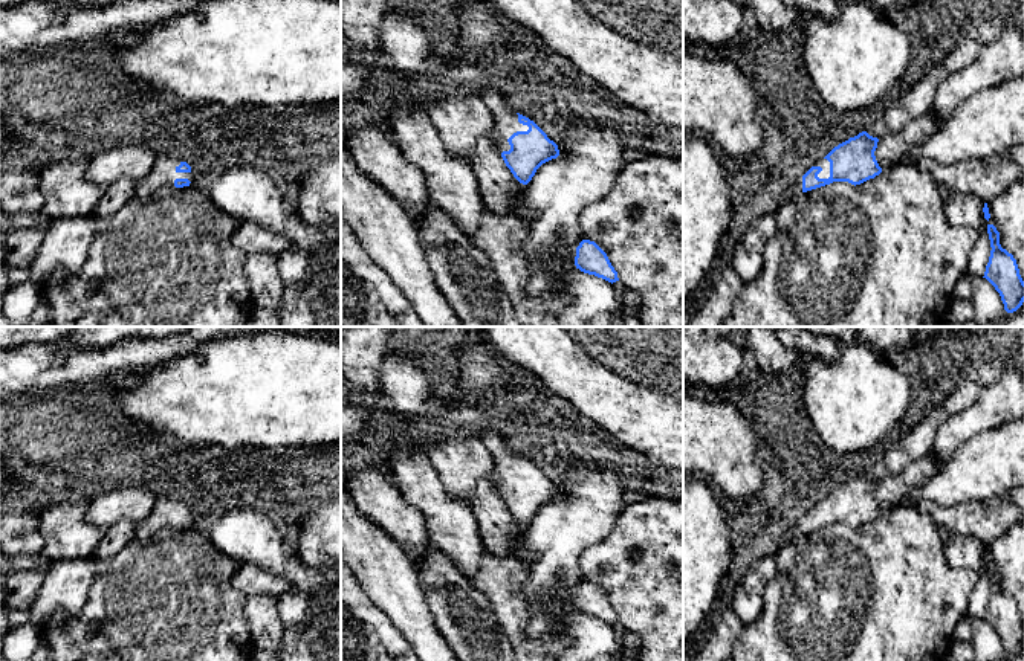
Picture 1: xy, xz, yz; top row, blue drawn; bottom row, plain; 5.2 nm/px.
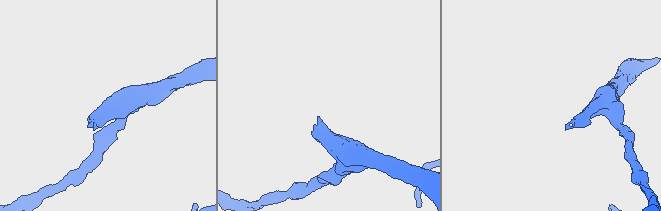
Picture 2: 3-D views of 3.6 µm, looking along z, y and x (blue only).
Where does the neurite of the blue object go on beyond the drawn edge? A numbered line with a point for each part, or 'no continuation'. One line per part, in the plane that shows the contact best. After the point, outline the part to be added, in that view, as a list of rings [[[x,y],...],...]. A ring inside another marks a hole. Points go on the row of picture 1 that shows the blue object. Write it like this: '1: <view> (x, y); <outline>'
1: xz (506, 122); [[[483,89],[478,98],[491,110],[494,116],[494,143],[500,153],[509,151],[507,139],[517,131],[527,131],[529,127],[518,122],[517,111],[510,107],[506,98],[495,89]]]

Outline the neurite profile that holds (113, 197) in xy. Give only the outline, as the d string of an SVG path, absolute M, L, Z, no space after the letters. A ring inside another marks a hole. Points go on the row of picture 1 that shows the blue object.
M119 179L102 191L90 217L95 221L96 235L104 232L115 214L128 203L138 191L138 182L131 179Z

